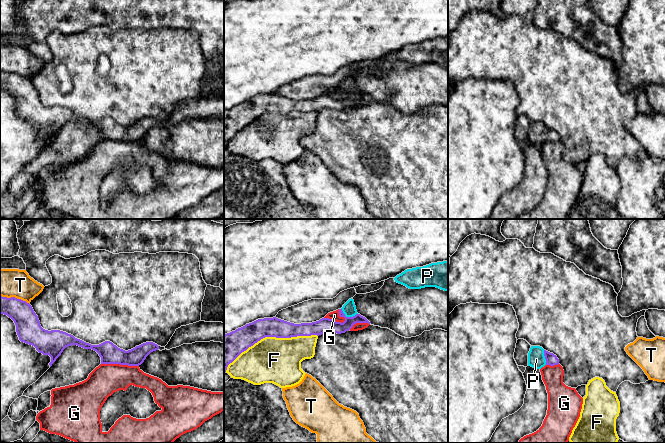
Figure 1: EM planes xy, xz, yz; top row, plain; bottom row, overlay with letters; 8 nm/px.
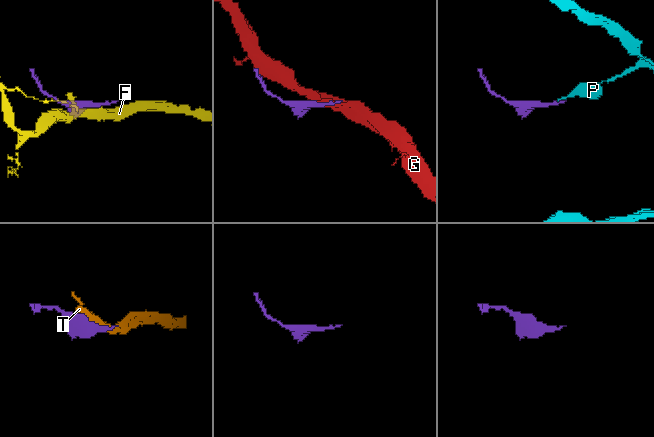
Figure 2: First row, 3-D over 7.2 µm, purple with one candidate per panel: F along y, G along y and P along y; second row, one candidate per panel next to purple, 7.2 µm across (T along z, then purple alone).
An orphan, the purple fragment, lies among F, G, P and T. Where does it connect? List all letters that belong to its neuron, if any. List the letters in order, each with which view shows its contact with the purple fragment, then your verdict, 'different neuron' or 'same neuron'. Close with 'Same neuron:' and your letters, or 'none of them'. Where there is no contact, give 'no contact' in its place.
F: xz | different neuron
G: xy | different neuron
P: xz | same neuron
T: xy | different neuron
Same neuron: P

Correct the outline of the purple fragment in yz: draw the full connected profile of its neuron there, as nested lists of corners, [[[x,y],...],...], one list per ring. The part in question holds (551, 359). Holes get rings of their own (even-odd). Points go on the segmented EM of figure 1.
[[[531,346],[528,353],[528,366],[541,369],[545,365],[558,365],[559,359],[553,353],[544,350],[540,346]]]

